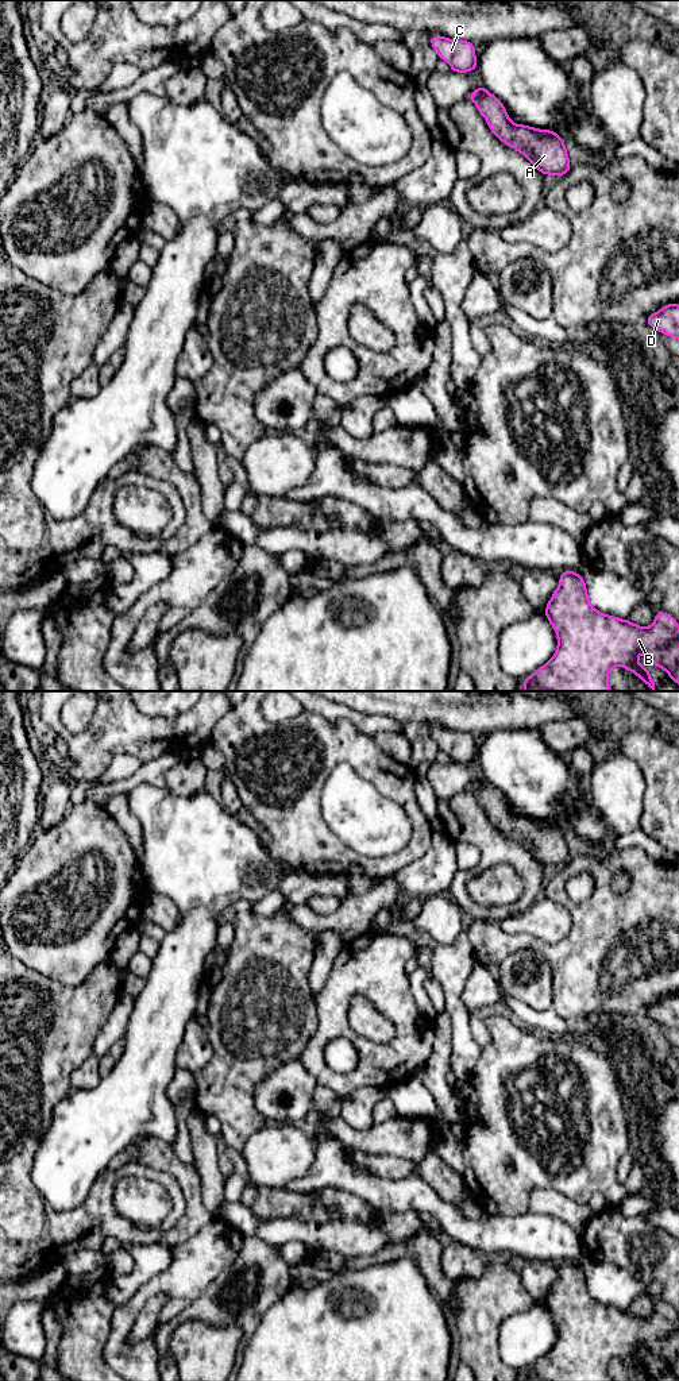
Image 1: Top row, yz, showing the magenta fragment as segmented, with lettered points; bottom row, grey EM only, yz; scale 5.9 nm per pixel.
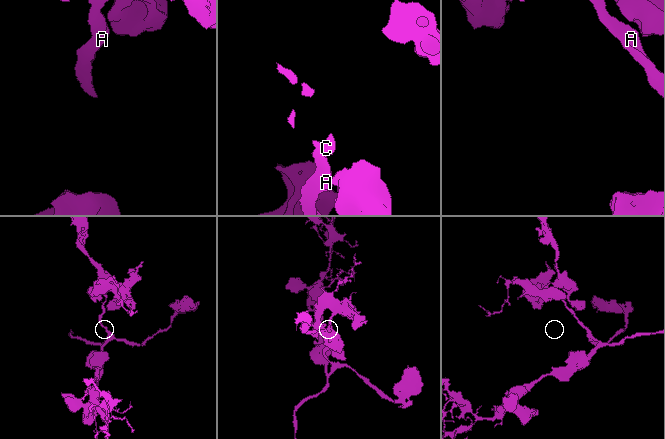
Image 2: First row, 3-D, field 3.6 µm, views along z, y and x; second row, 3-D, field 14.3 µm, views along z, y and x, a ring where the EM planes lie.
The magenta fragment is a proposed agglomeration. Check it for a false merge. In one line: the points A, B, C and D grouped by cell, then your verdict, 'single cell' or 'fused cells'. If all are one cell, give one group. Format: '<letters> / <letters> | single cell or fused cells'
A B C D | single cell

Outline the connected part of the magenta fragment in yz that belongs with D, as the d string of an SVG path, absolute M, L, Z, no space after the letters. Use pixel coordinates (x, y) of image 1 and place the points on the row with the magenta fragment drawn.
M679 304L663 306L659 312L649 315L645 323L660 333L679 339Z

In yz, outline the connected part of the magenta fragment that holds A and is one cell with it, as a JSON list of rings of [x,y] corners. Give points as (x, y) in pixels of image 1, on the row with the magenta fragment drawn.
[[[483,85],[472,90],[467,99],[477,105],[491,132],[526,157],[543,175],[560,177],[570,171],[564,139],[556,132],[512,123],[504,104]]]

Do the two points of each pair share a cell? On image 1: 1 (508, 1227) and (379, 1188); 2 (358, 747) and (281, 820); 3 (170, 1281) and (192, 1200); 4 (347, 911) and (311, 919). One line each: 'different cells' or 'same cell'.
1: same cell
2: same cell
3: different cells
4: same cell

